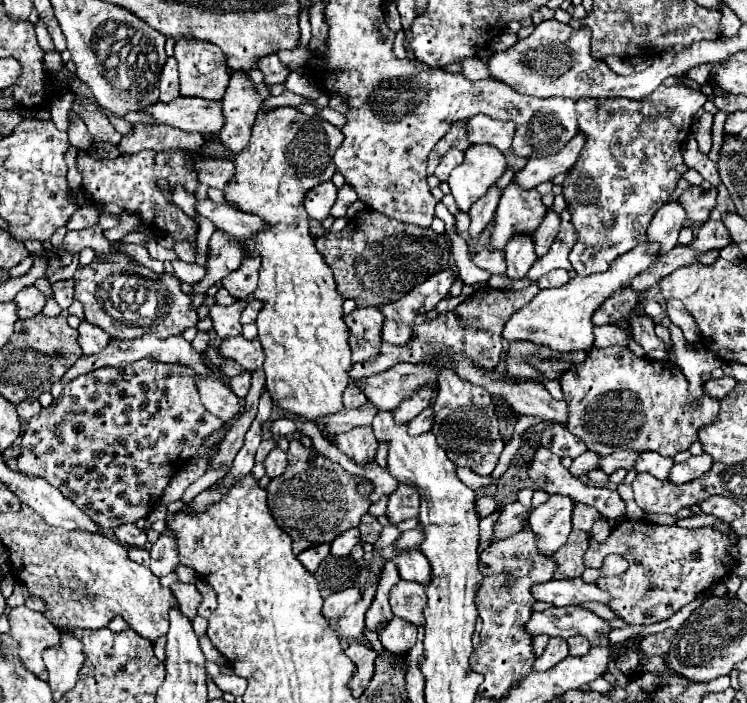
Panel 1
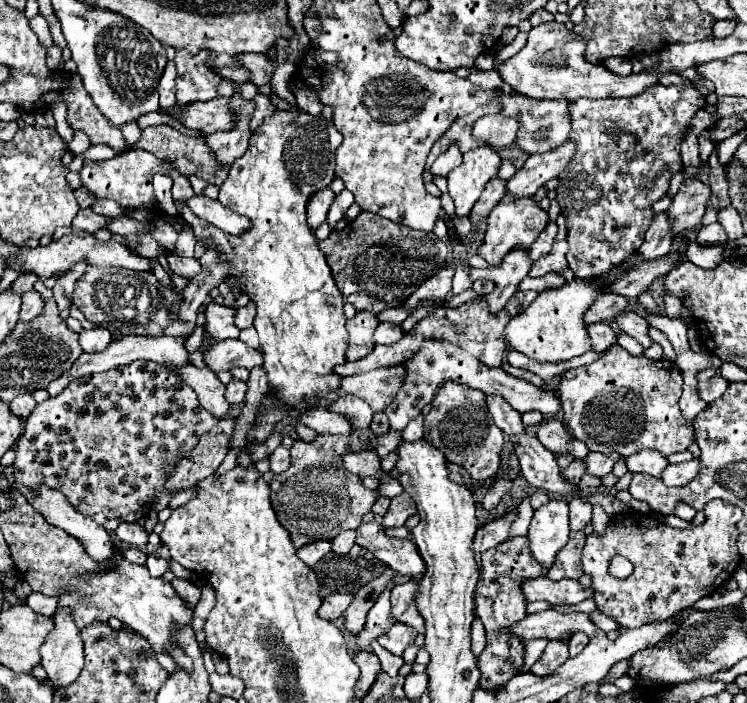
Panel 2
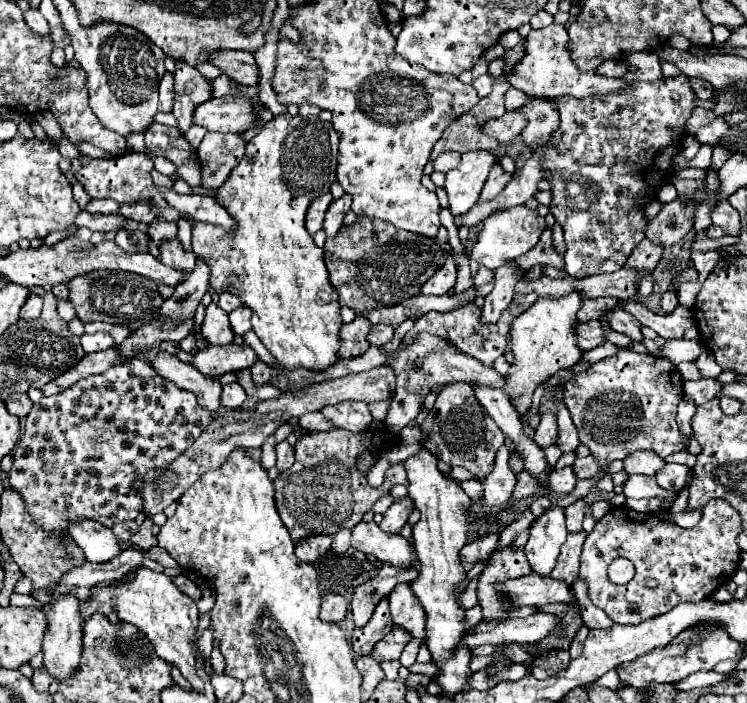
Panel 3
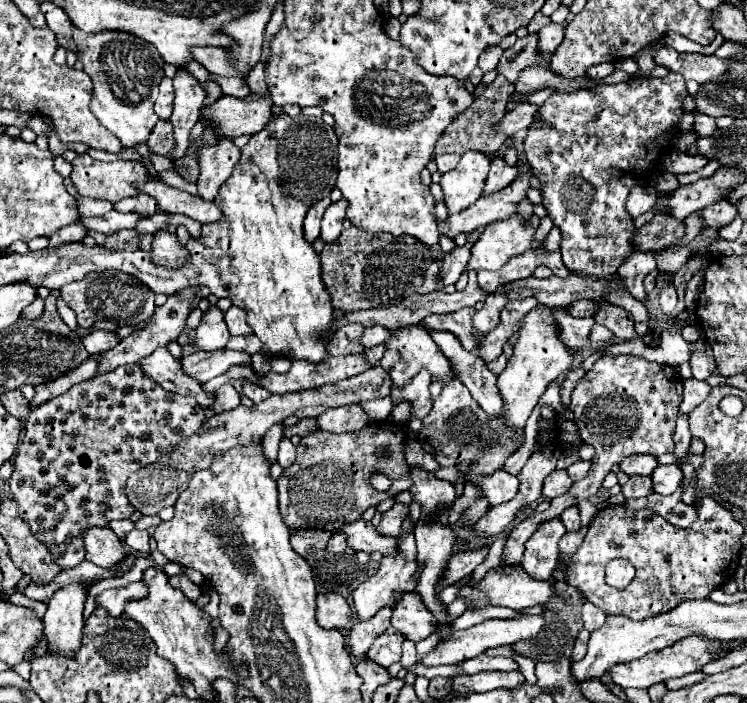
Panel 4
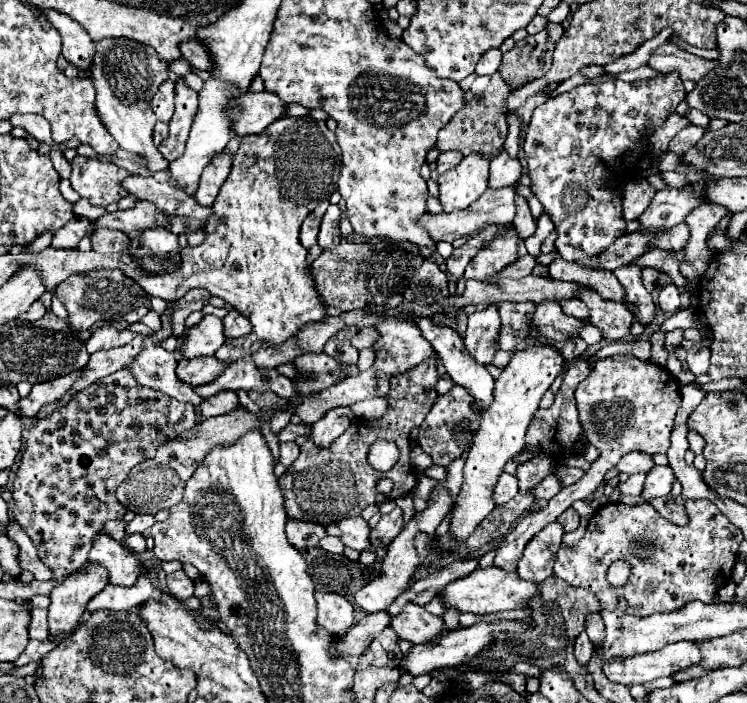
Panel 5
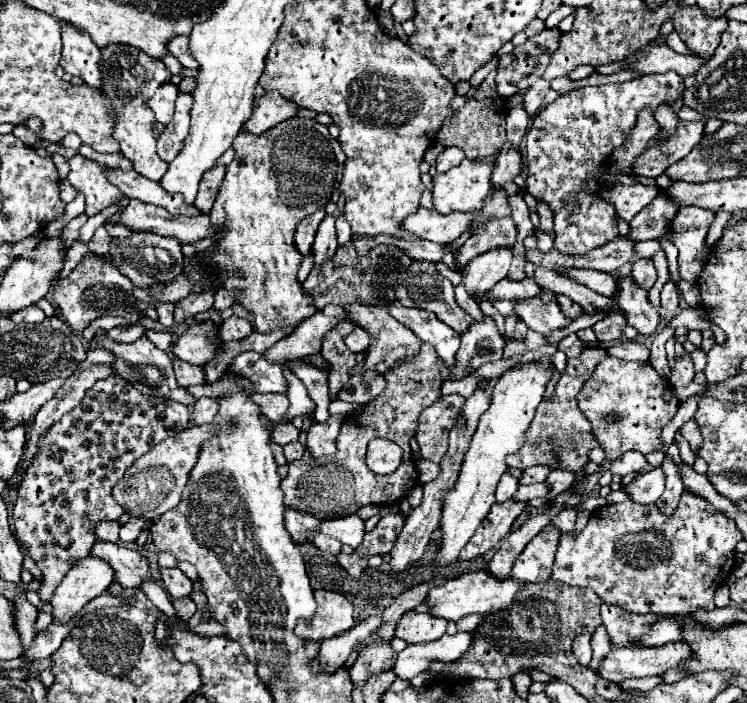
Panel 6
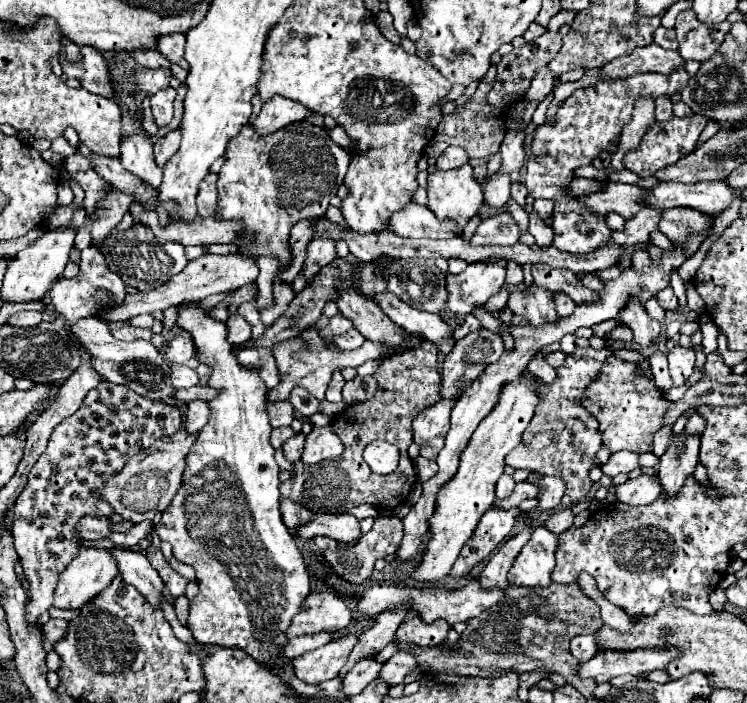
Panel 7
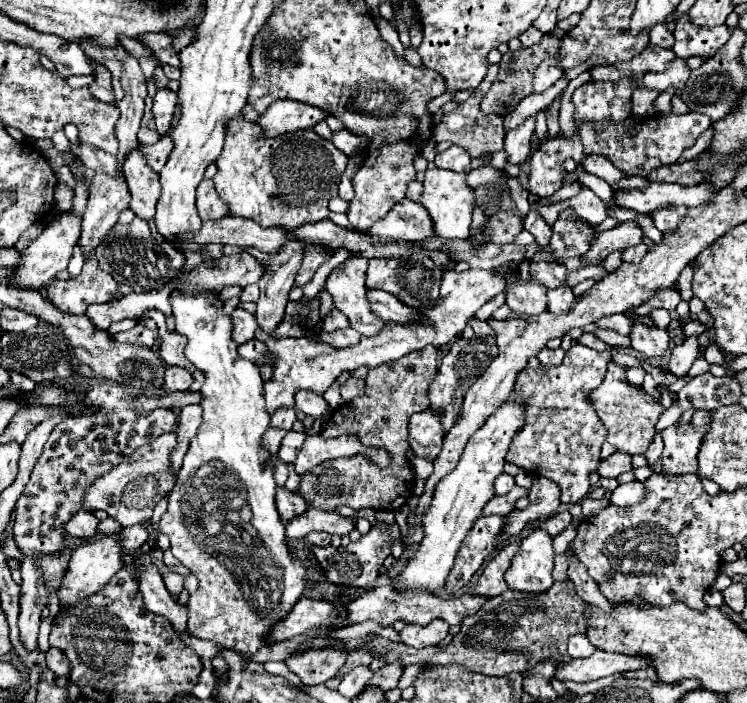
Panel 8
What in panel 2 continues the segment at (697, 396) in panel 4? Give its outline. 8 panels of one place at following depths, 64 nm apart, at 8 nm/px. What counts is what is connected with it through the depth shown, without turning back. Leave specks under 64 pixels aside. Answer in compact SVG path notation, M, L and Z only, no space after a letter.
M720 374L712 376L708 382L700 382L700 398L708 404L712 404L714 400L718 400L726 390L728 390L730 382L726 378L722 378Z

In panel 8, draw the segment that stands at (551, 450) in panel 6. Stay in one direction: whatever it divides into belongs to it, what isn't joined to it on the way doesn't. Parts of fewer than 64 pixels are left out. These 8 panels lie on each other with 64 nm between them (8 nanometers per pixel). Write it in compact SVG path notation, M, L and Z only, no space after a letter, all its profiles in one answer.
M574 344L560 366L546 368L544 372L524 368L520 380L516 380L516 388L528 396L528 424L524 424L520 436L516 436L516 444L508 450L506 460L528 474L556 480L562 488L562 504L582 502L590 492L588 476L598 468L604 424L590 406L588 394L604 380L610 358L610 350L596 352Z

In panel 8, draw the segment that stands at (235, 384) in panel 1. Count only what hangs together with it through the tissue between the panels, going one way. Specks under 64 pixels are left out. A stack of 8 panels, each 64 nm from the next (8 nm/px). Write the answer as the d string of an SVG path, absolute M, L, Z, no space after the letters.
M200 404L184 406L184 410L180 410L178 428L176 428L180 446L178 446L178 452L172 454L172 466L174 466L174 468L180 468L182 458L184 458L184 454L186 454L186 450L188 450L188 442L190 442L192 436L196 436L200 424L202 424L202 406L200 406Z

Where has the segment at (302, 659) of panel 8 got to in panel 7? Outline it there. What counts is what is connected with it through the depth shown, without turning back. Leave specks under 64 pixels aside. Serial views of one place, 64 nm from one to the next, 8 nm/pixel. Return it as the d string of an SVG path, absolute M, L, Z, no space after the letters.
M348 634L344 638L332 640L322 648L306 652L294 660L294 672L300 680L308 684L318 684L338 676L340 668L346 664L352 648L360 640L358 634Z

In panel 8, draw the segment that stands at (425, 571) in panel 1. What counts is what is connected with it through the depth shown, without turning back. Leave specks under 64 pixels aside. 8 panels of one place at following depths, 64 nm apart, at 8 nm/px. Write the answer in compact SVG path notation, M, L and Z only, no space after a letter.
M310 508L304 516L288 522L286 526L288 538L306 538L310 532L328 532L342 538L350 536L352 530L356 530L356 524L350 518L318 508Z

